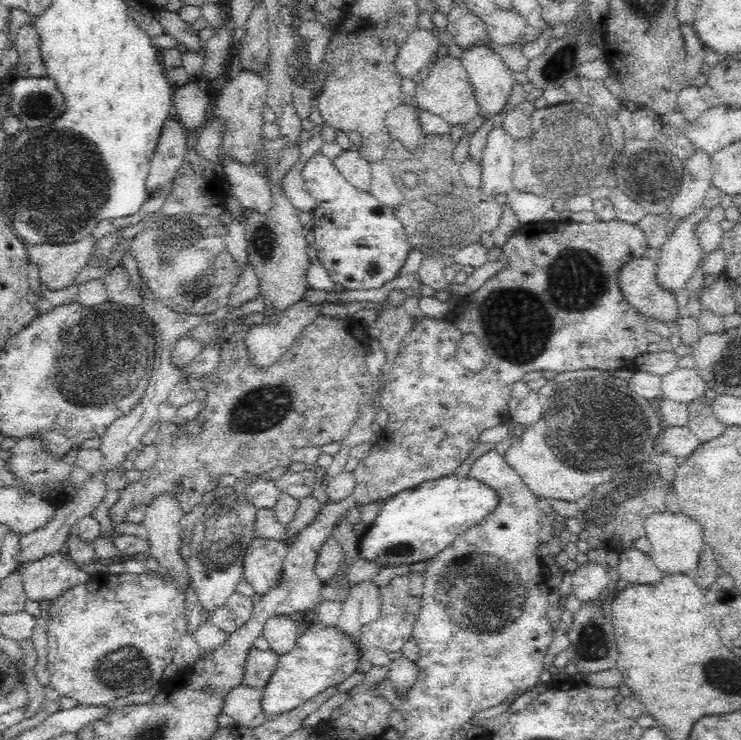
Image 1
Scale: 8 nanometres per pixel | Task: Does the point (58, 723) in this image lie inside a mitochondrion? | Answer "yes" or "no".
no

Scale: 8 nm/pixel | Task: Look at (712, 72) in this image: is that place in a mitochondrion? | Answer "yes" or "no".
no

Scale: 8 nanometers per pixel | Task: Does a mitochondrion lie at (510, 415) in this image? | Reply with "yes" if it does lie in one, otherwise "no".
no

